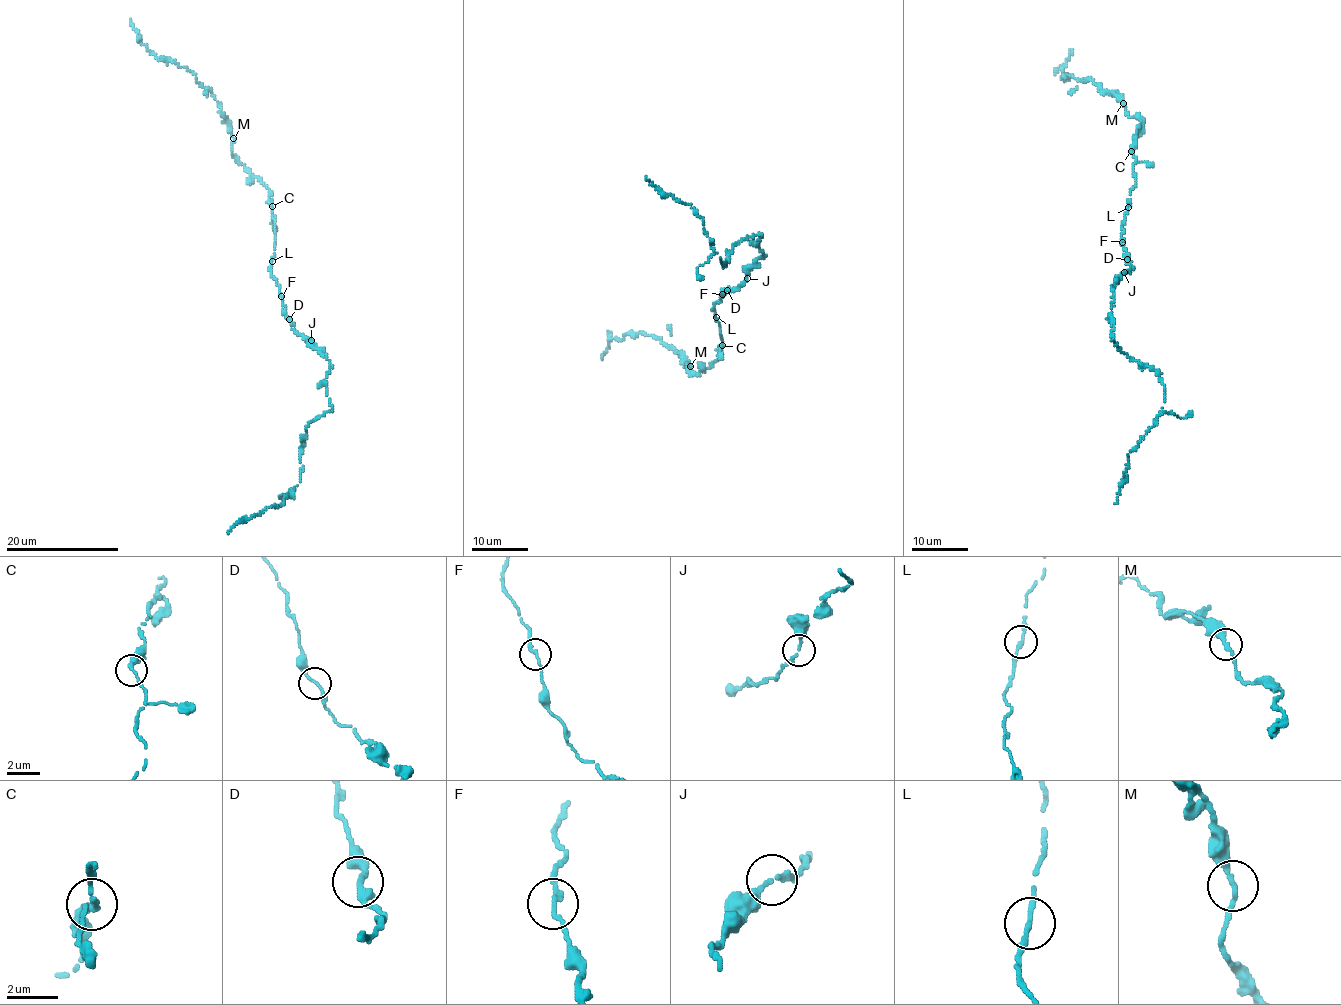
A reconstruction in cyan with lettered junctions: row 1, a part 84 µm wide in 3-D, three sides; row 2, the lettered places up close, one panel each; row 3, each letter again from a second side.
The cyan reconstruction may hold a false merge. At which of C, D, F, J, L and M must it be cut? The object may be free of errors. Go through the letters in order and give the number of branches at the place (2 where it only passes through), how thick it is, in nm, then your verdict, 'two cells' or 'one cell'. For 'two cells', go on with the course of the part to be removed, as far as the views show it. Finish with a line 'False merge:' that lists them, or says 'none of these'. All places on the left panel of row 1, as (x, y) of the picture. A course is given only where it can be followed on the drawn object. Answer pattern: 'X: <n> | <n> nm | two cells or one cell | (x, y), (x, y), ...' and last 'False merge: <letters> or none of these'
C: 2 | 240 nm | one cell
D: 2 | 220 nm | one cell
F: 2 | 200 nm | one cell
J: 2 | 220 nm | one cell
L: 2 | 190 nm | one cell
M: 2 | 240 nm | one cell
False merge: none of these

